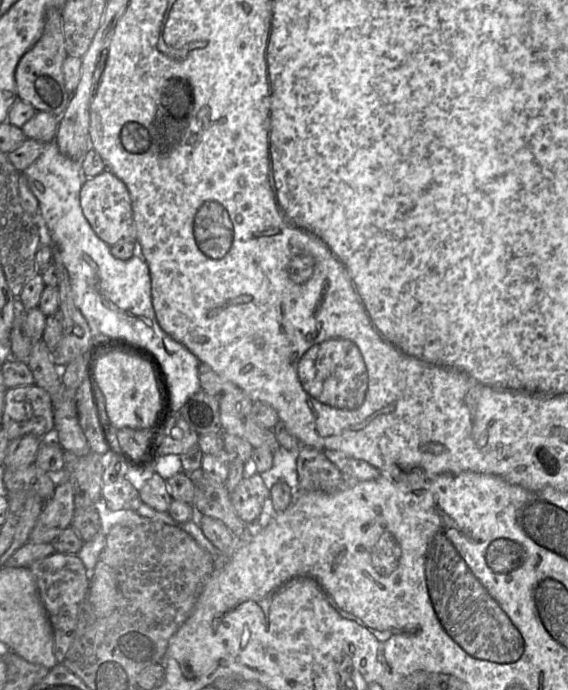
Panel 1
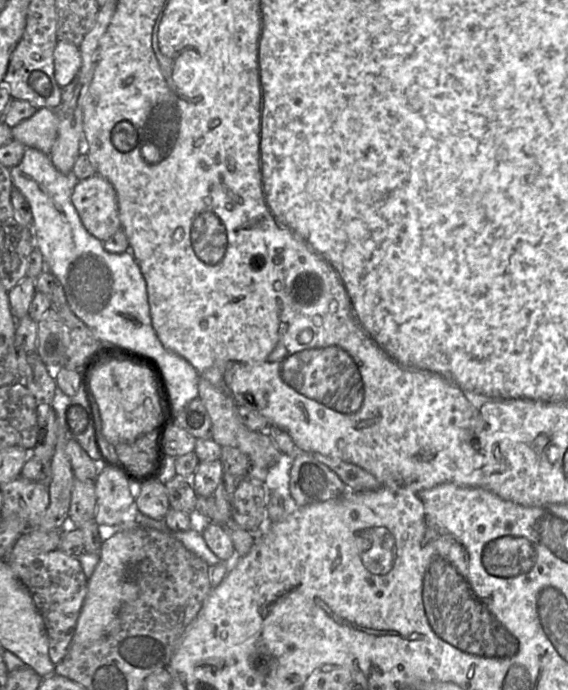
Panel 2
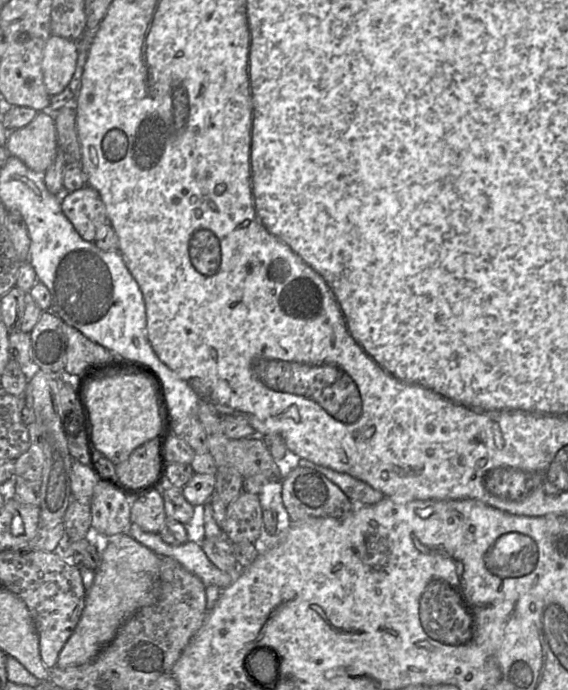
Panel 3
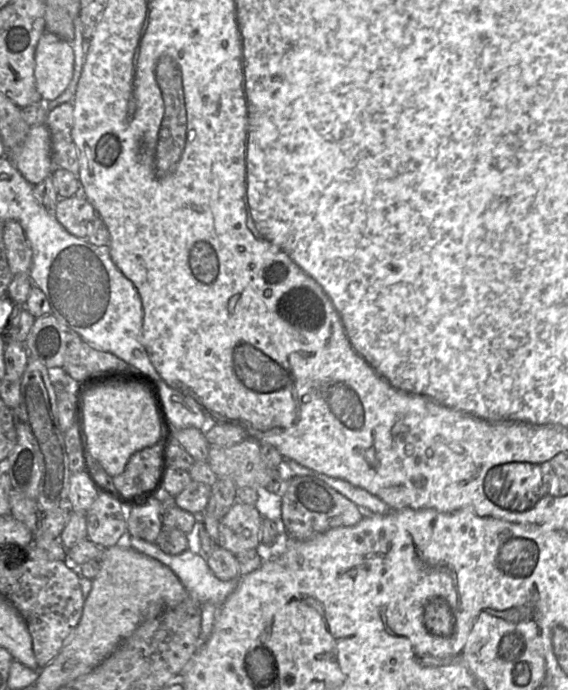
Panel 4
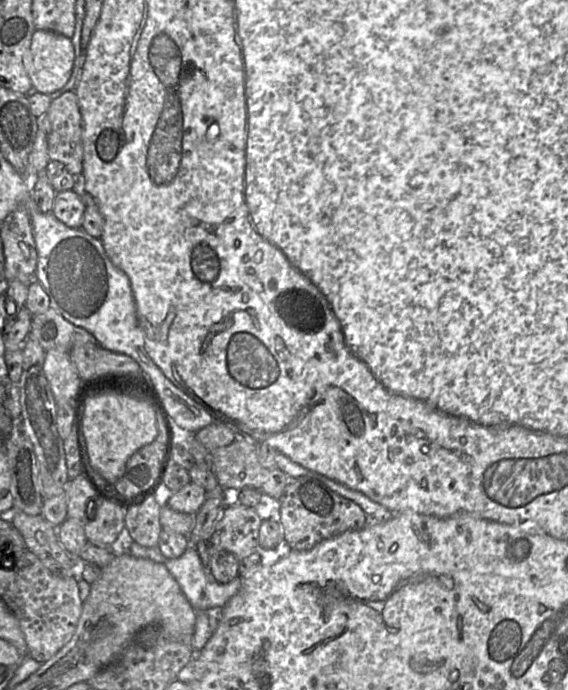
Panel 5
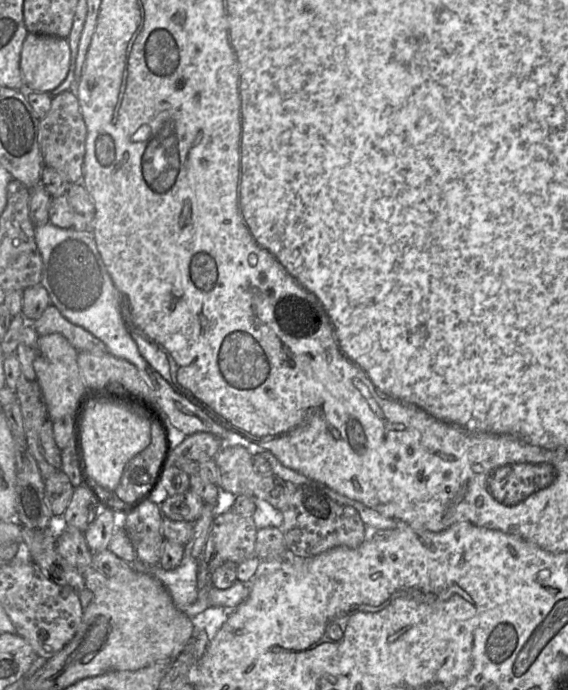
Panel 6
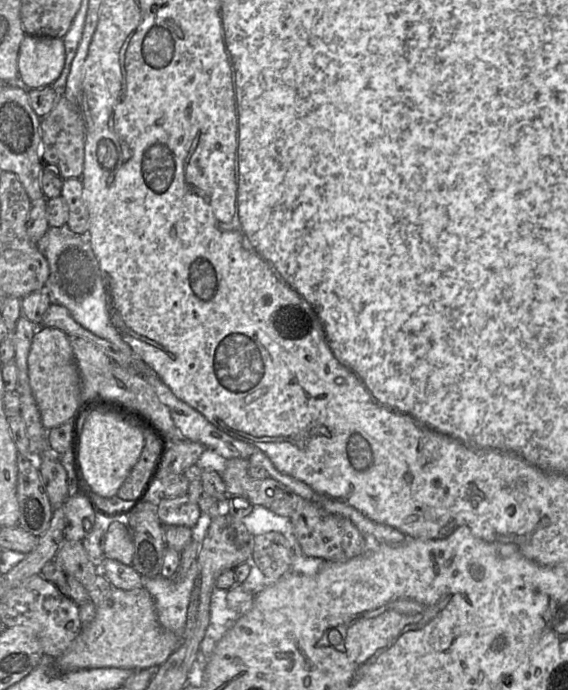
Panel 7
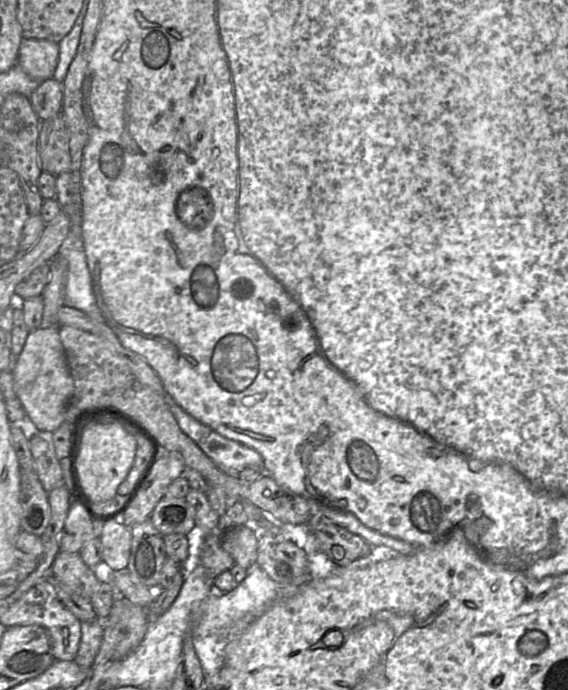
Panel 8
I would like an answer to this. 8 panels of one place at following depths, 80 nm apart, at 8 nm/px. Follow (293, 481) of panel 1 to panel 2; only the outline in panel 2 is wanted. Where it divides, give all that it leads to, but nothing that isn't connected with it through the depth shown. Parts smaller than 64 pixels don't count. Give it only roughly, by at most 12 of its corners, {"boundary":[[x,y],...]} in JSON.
{"boundary":[[281,453],[264,481],[282,498],[285,518],[297,508],[289,492],[295,454]]}

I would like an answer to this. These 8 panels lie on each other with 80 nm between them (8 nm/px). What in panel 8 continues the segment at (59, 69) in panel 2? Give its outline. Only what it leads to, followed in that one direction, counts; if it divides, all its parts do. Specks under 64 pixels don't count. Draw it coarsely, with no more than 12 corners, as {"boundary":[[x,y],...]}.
{"boundary":[[21,41],[18,64],[40,83],[53,78],[59,43]]}

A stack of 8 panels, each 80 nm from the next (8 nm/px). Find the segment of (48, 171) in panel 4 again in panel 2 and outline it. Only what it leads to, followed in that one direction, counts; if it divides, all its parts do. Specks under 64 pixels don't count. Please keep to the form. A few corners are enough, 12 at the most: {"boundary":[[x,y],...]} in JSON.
{"boundary":[[40,108],[12,128],[26,148],[50,155],[57,139],[56,110]]}

